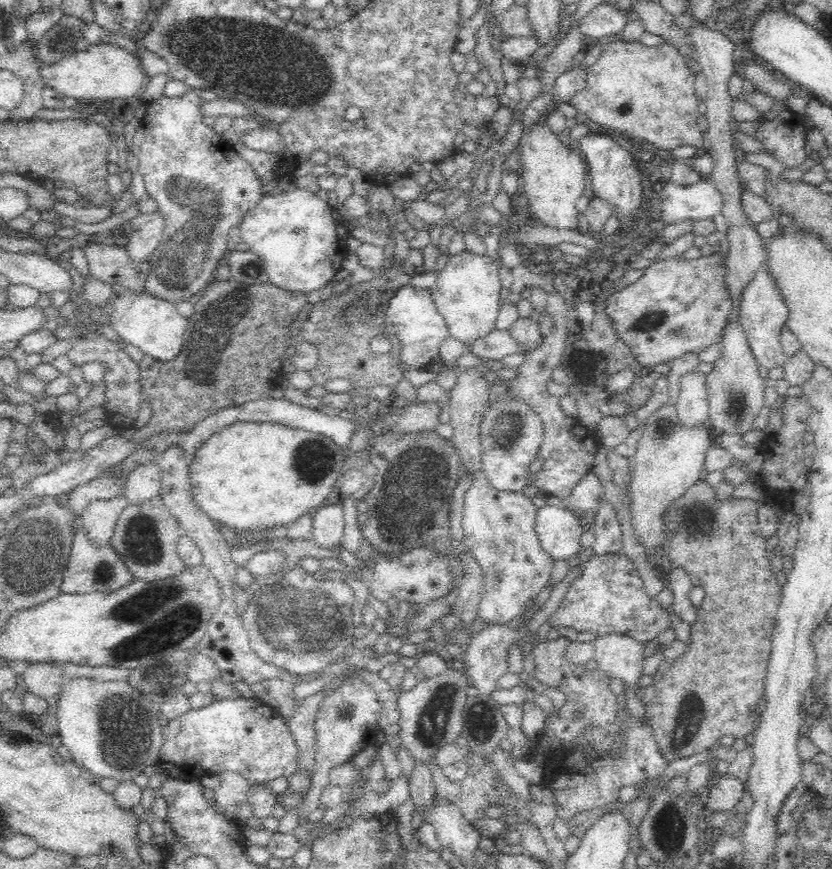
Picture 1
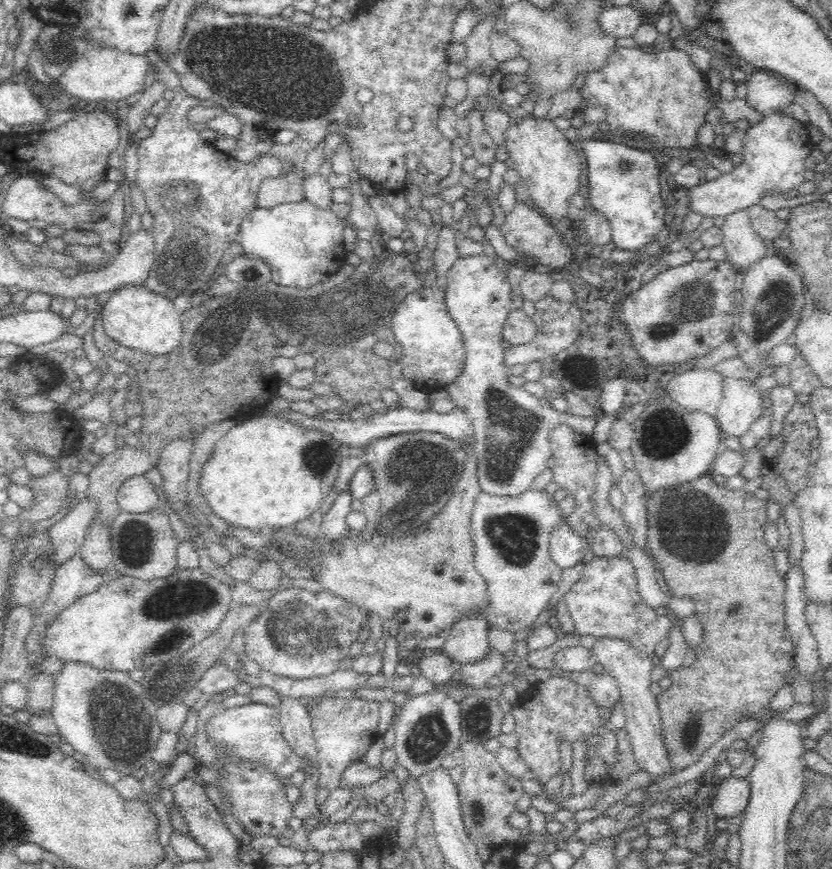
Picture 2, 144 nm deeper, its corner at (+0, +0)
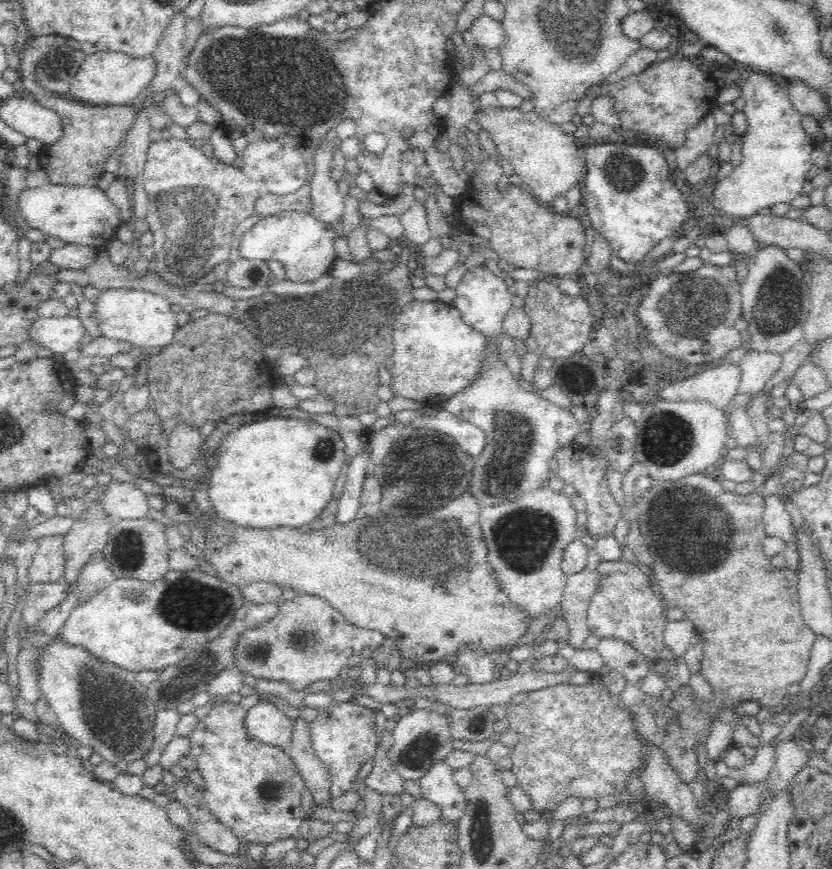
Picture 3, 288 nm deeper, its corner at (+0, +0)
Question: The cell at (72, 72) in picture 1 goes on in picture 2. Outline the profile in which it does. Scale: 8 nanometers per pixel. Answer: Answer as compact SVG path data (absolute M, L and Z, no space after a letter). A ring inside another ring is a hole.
M90 46L84 56L72 60L72 64L62 72L54 84L58 84L64 96L72 96L76 106L84 102L102 102L102 100L126 100L136 92L146 90L146 76L148 76L148 58L142 54L128 54L118 48L98 48Z

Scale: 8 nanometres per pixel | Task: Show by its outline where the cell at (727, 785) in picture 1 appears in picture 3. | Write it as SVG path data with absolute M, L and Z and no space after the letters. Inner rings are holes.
M740 784L726 798L726 812L732 820L744 820L756 814L760 796L764 794L764 784Z

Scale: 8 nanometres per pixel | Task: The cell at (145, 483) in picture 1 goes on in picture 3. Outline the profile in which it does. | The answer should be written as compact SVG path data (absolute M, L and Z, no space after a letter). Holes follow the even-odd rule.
M114 480L110 484L108 494L104 496L104 504L106 504L106 510L110 510L110 514L116 520L120 520L120 518L130 518L130 520L146 518L148 510L150 510L148 496L134 482Z

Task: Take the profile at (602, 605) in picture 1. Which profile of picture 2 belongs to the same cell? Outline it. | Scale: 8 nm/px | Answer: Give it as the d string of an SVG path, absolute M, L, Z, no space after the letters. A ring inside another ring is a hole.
M622 556L610 560L594 558L584 568L580 580L562 598L576 626L576 634L578 636L590 634L598 640L620 638L652 658L654 646L660 644L674 628L674 616L670 614L658 616L654 608L648 608L648 602L644 602L644 598L640 596L636 578L638 578L636 568Z

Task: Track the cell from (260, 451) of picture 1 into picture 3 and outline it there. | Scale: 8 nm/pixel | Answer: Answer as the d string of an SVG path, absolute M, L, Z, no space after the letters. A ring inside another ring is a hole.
M266 418L250 422L230 432L218 442L214 462L210 464L208 496L214 512L234 526L252 530L278 530L308 526L328 504L334 484L344 468L344 444L338 430L314 424L310 420Z

